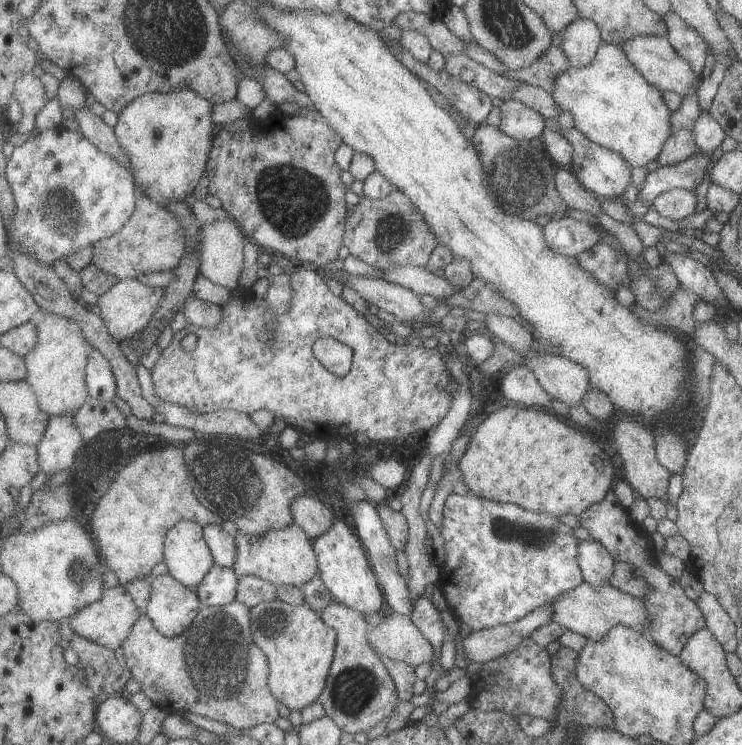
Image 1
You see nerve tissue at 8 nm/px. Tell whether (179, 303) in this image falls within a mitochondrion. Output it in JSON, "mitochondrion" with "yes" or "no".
{"mitochondrion":"no"}

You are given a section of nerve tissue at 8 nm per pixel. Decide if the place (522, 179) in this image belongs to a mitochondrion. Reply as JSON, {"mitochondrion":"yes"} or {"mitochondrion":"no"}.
{"mitochondrion":"yes"}

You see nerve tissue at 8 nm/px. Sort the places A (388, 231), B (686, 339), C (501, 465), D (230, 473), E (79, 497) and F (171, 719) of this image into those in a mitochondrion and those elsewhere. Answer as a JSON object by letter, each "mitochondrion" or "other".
{"A":"mitochondrion","B":"other","C":"other","D":"mitochondrion","E":"other","F":"other"}

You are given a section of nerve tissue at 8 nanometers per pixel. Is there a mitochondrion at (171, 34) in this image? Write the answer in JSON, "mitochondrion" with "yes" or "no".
{"mitochondrion":"yes"}

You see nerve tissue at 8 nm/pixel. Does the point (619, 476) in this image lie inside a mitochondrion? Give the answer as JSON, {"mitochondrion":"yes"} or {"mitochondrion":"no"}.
{"mitochondrion":"no"}

